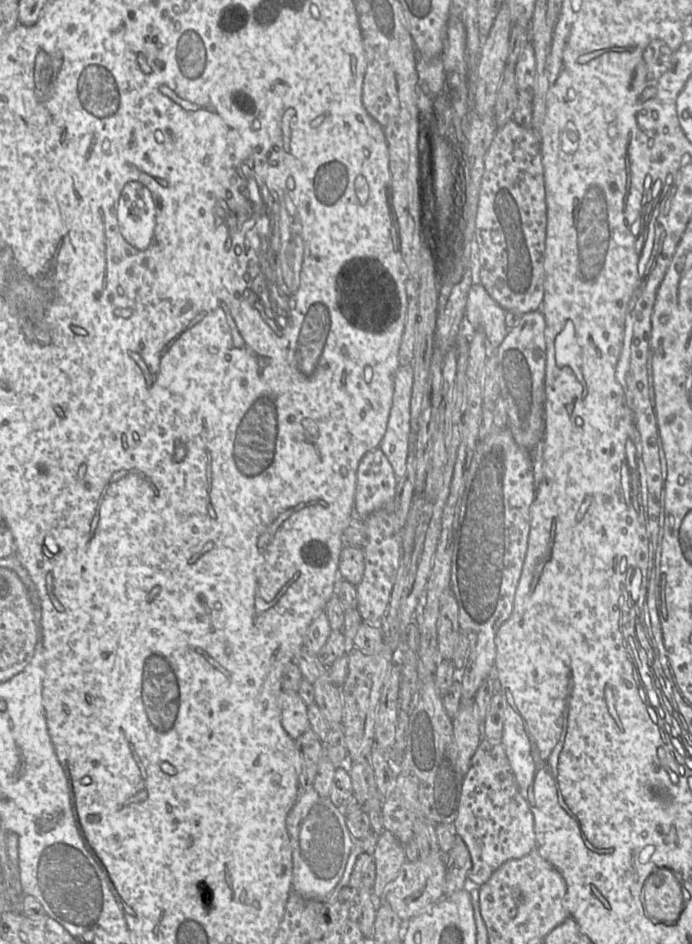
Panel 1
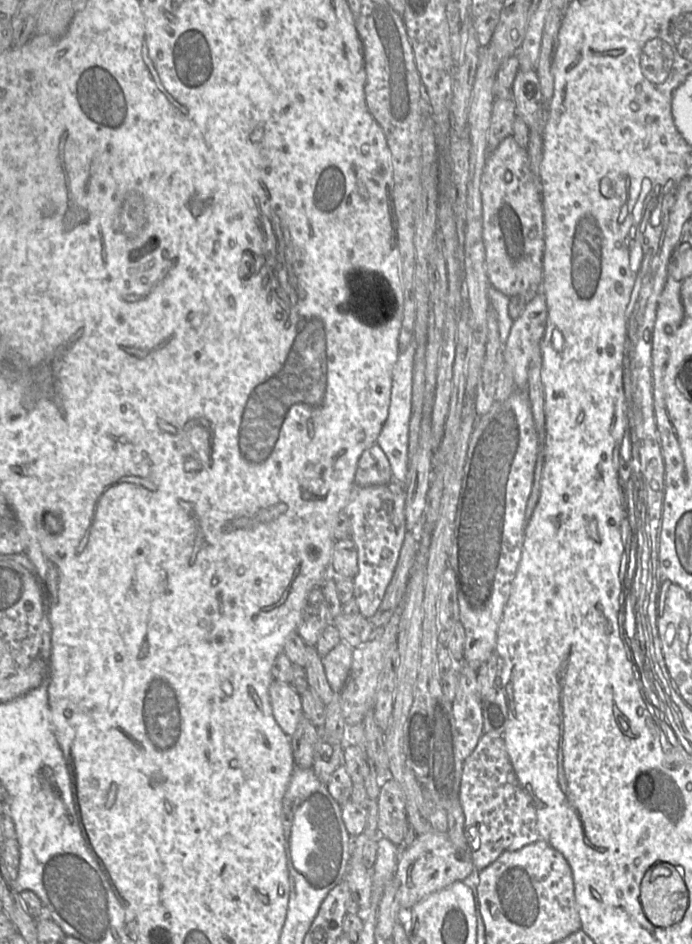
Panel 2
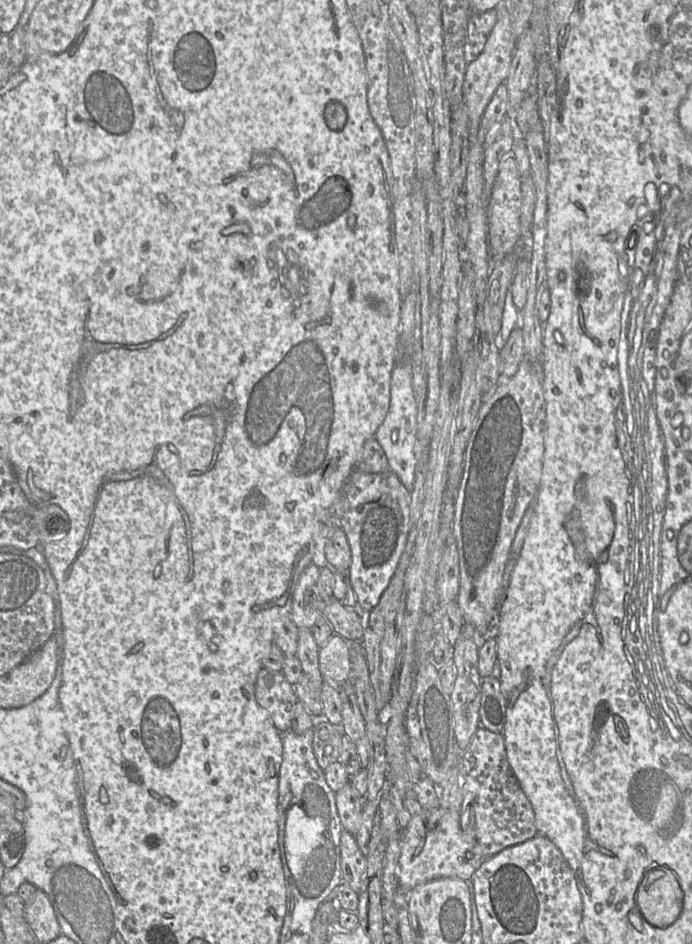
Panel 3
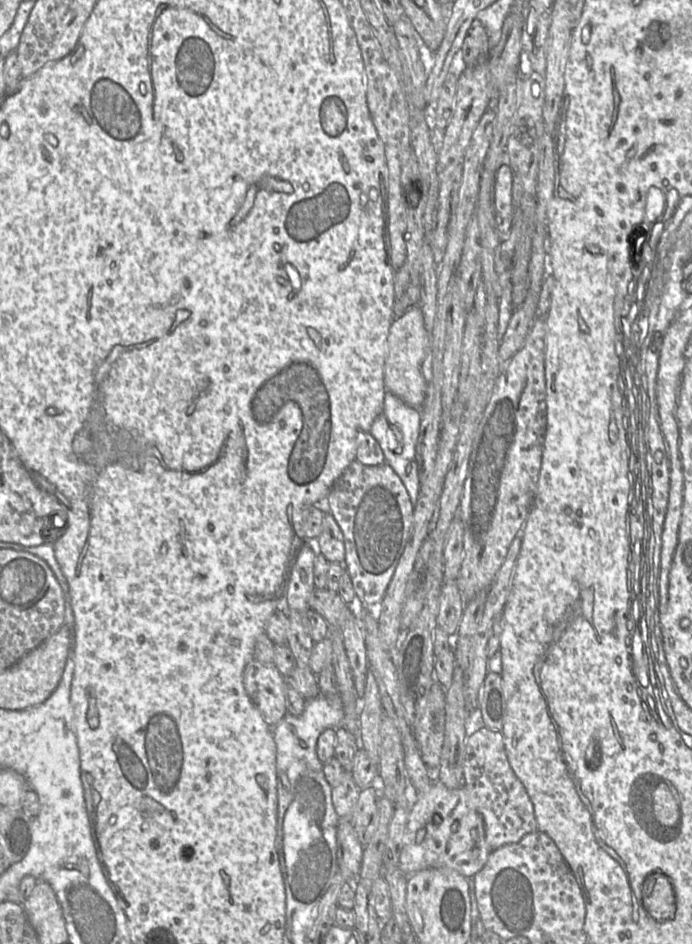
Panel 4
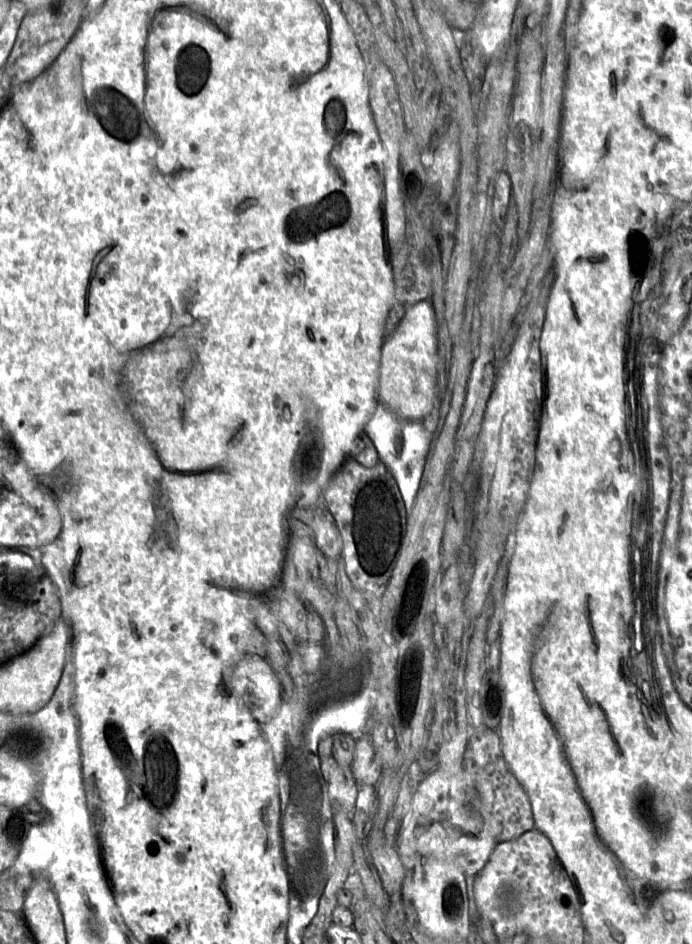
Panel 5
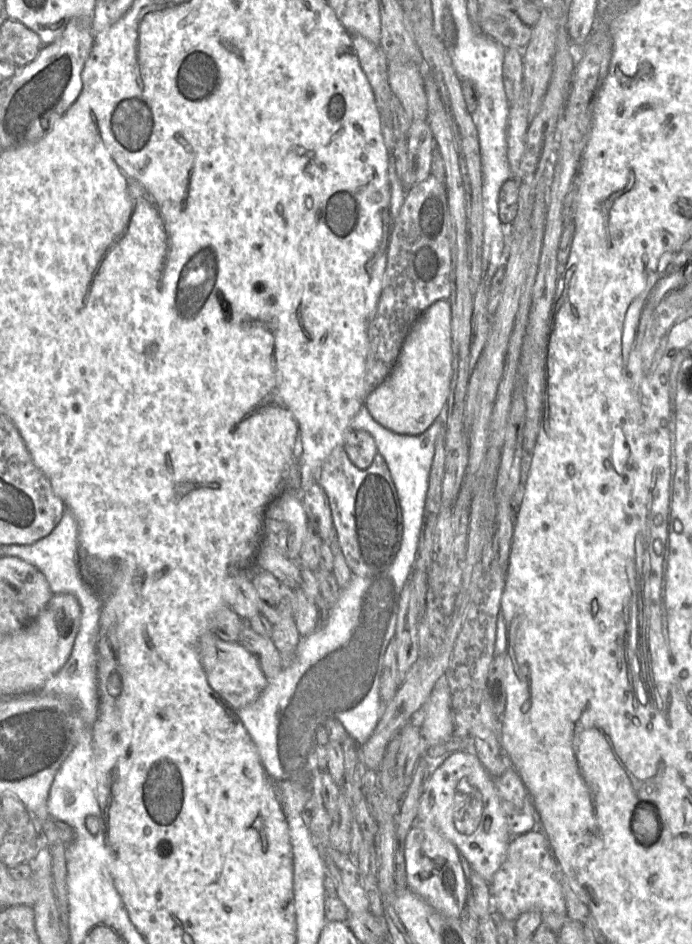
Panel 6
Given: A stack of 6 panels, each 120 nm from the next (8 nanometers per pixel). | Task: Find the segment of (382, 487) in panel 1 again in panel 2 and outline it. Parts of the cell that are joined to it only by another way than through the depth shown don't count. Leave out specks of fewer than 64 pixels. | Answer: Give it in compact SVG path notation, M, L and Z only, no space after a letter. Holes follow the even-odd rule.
M378 444L362 453L355 475L355 484L360 486L386 484L393 481L388 458Z

